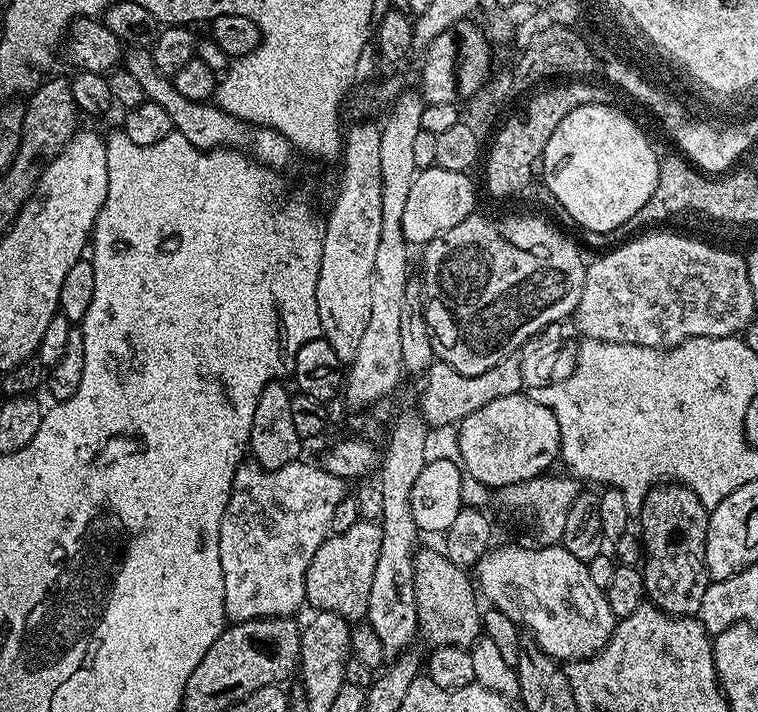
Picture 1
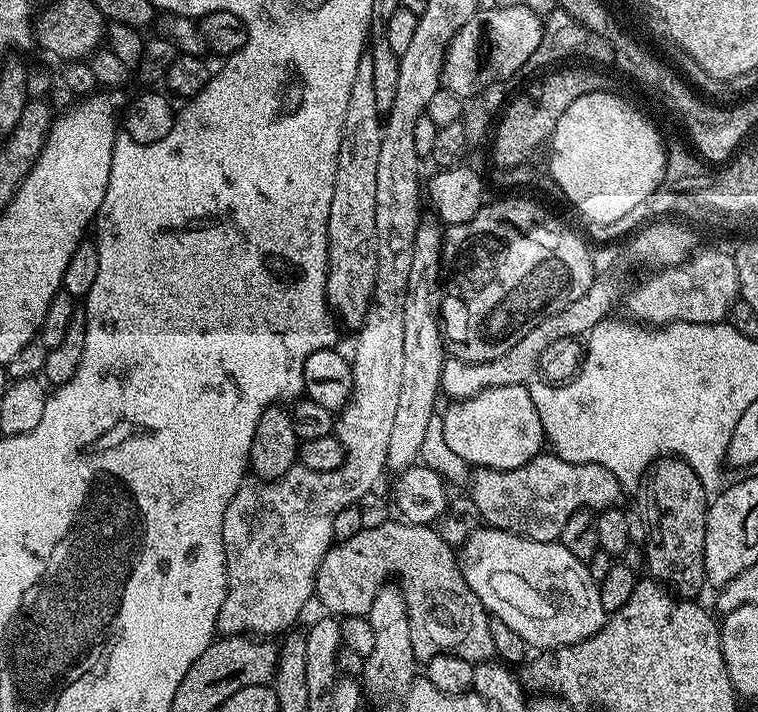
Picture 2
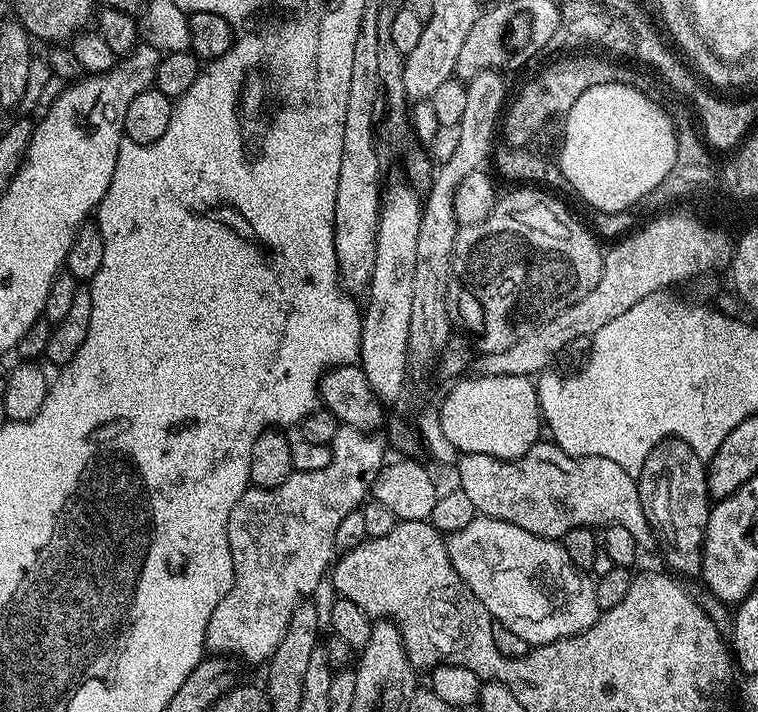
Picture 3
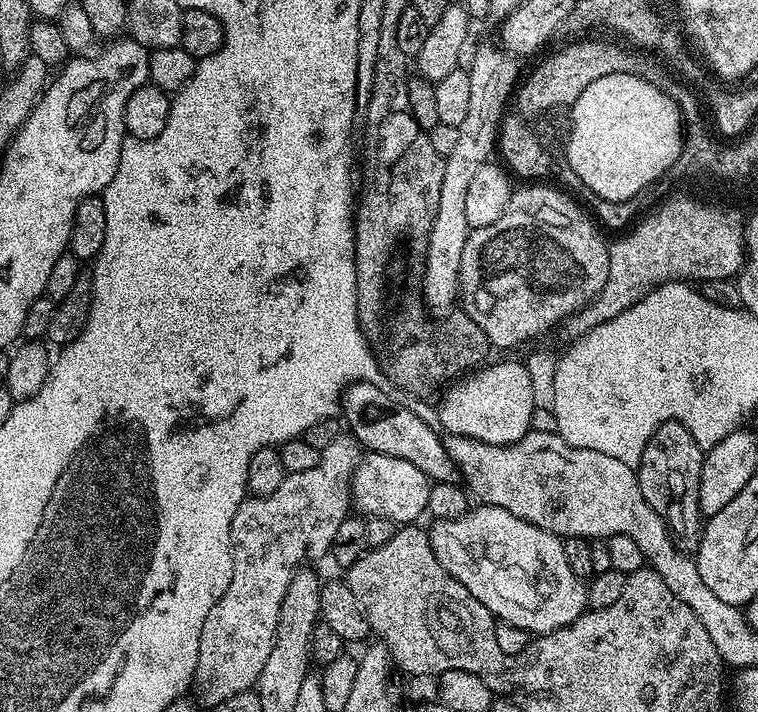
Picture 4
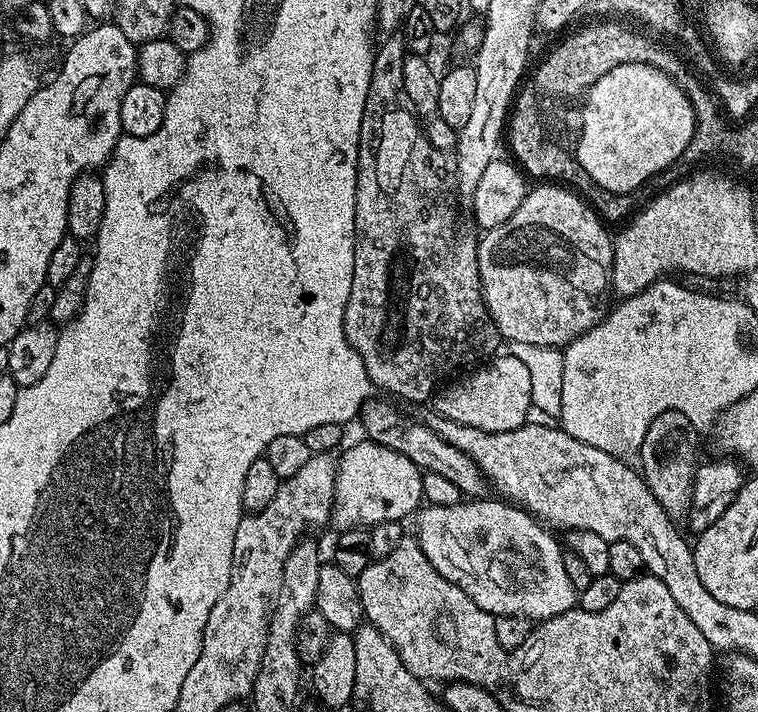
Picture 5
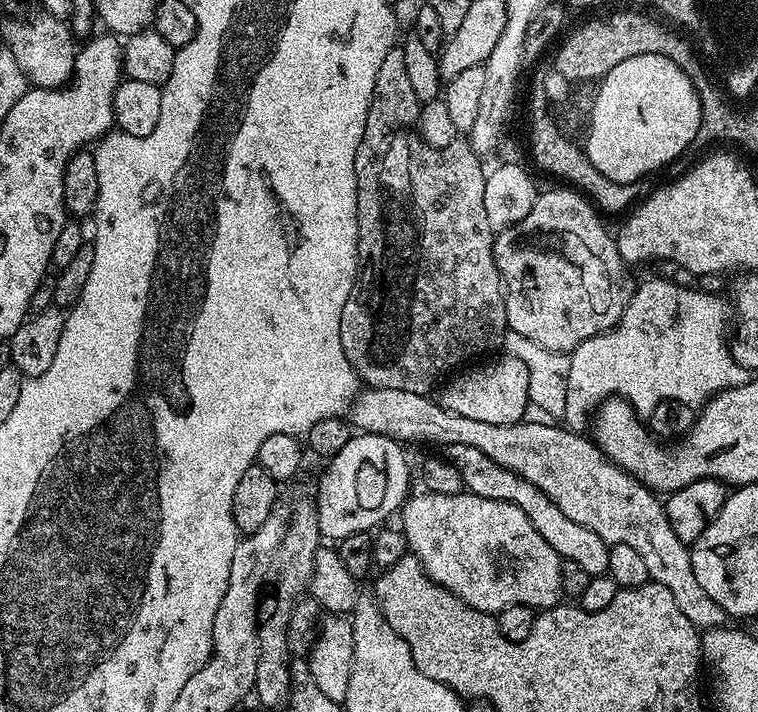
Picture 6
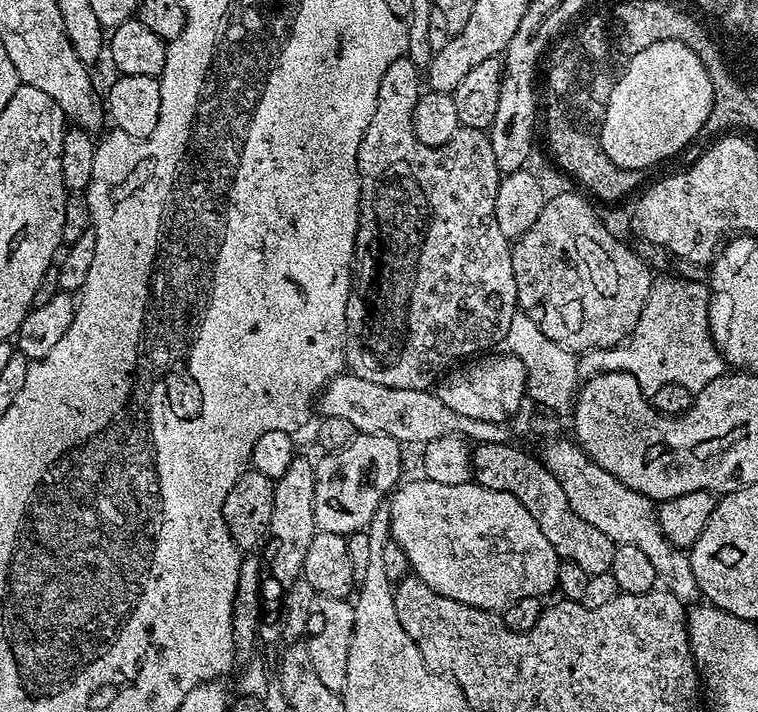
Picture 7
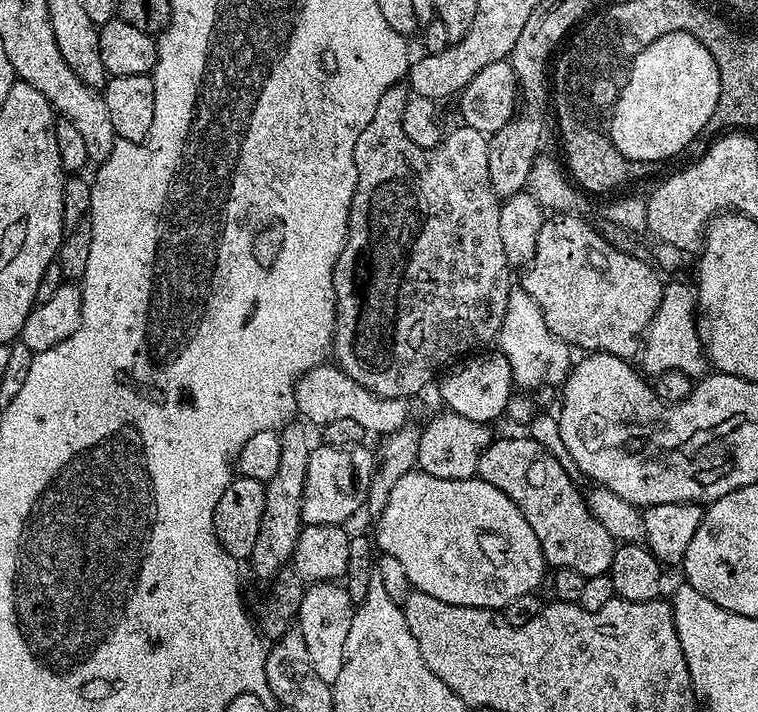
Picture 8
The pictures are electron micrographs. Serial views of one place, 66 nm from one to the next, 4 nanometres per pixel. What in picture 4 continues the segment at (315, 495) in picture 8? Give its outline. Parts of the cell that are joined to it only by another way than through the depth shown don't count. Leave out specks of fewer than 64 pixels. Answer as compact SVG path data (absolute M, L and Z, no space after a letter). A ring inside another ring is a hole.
M368 452L361 455L352 475L352 504L360 507L357 509L365 517L381 516L390 518L397 526L408 526L428 512L431 489L428 476L422 474L418 466L402 462L402 458L394 458L390 454Z

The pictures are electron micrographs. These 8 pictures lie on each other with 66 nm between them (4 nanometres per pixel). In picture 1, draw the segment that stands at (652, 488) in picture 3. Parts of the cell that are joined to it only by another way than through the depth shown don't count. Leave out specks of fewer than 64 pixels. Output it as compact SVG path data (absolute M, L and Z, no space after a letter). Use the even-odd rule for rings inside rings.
M661 482L644 498L638 514L642 535L642 571L647 599L671 616L696 616L702 606L710 577L706 566L706 534L708 533L709 509L702 506L698 494L684 484Z

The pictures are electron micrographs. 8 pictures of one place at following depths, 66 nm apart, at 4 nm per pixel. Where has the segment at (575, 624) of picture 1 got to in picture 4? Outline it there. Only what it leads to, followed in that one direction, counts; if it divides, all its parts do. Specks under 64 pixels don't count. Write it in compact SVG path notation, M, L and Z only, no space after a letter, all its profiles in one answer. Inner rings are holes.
M481 503L469 507L468 512L458 518L454 518L453 520L436 520L433 525L433 528L430 528L428 532L428 537L432 543L434 554L438 558L438 562L442 562L444 569L455 580L462 582L462 586L466 586L466 590L470 590L470 594L474 594L474 598L478 598L478 602L482 602L482 606L486 606L486 610L490 610L497 621L518 626L522 630L529 632L529 634L543 634L558 630L562 626L570 626L570 622L574 622L579 616L583 616L588 608L588 590L585 581L579 580L574 574L574 570L570 570L570 566L566 562L566 550L564 549L563 539L556 536L553 532L542 530L522 518L514 518L514 514L510 514L510 510L502 510L502 506Z

